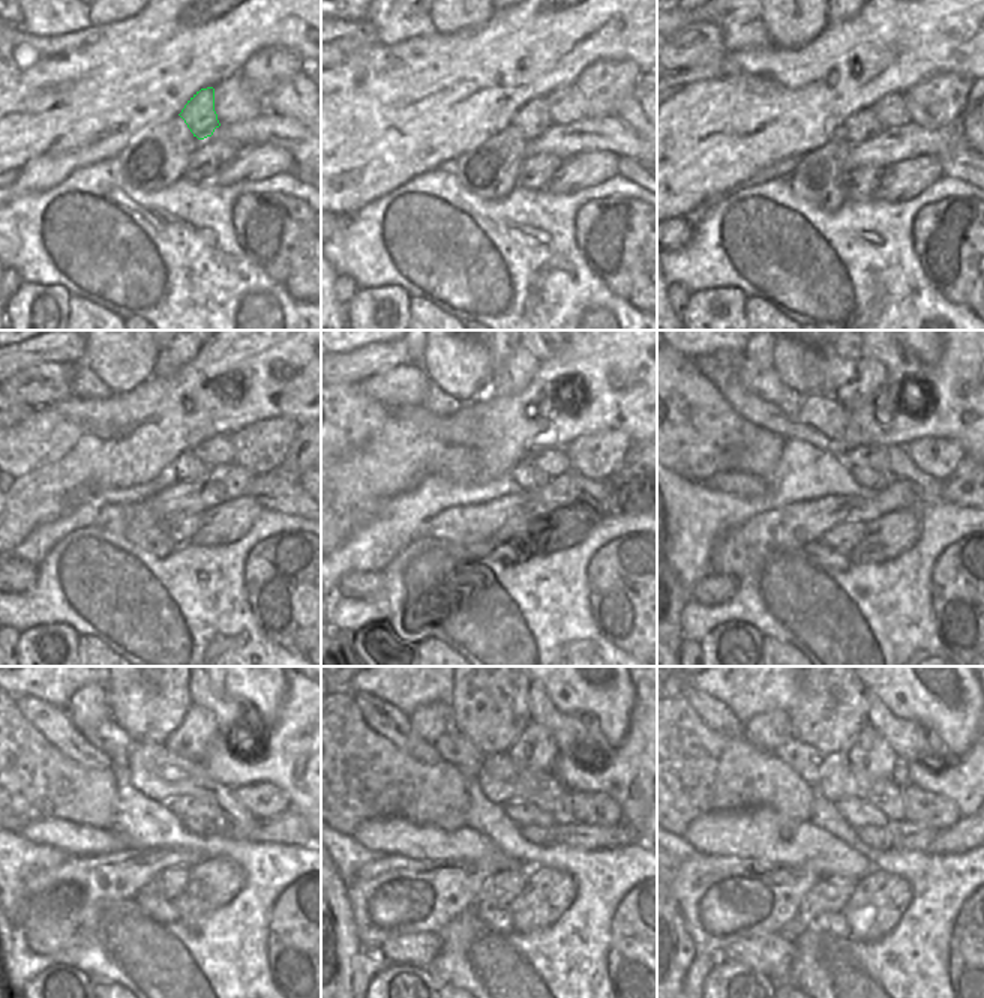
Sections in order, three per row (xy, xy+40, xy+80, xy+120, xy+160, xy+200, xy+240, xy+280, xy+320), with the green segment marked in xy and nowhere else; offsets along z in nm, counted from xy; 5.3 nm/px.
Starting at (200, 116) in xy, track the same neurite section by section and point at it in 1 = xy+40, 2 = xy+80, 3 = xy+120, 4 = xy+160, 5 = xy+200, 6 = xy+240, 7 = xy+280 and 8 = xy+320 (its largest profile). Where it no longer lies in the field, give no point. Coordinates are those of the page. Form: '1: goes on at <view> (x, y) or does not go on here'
1: goes on at xy+40 (533, 119)
2: goes on at xy+80 (863, 125)
3: goes on at xy+120 (188, 467)
4: goes on at xy+160 (527, 474)
5: goes on at xy+200 (869, 479)
6: goes on at xy+240 (203, 827)
7: goes on at xy+280 (545, 836)
8: goes on at xy+320 (878, 838)

